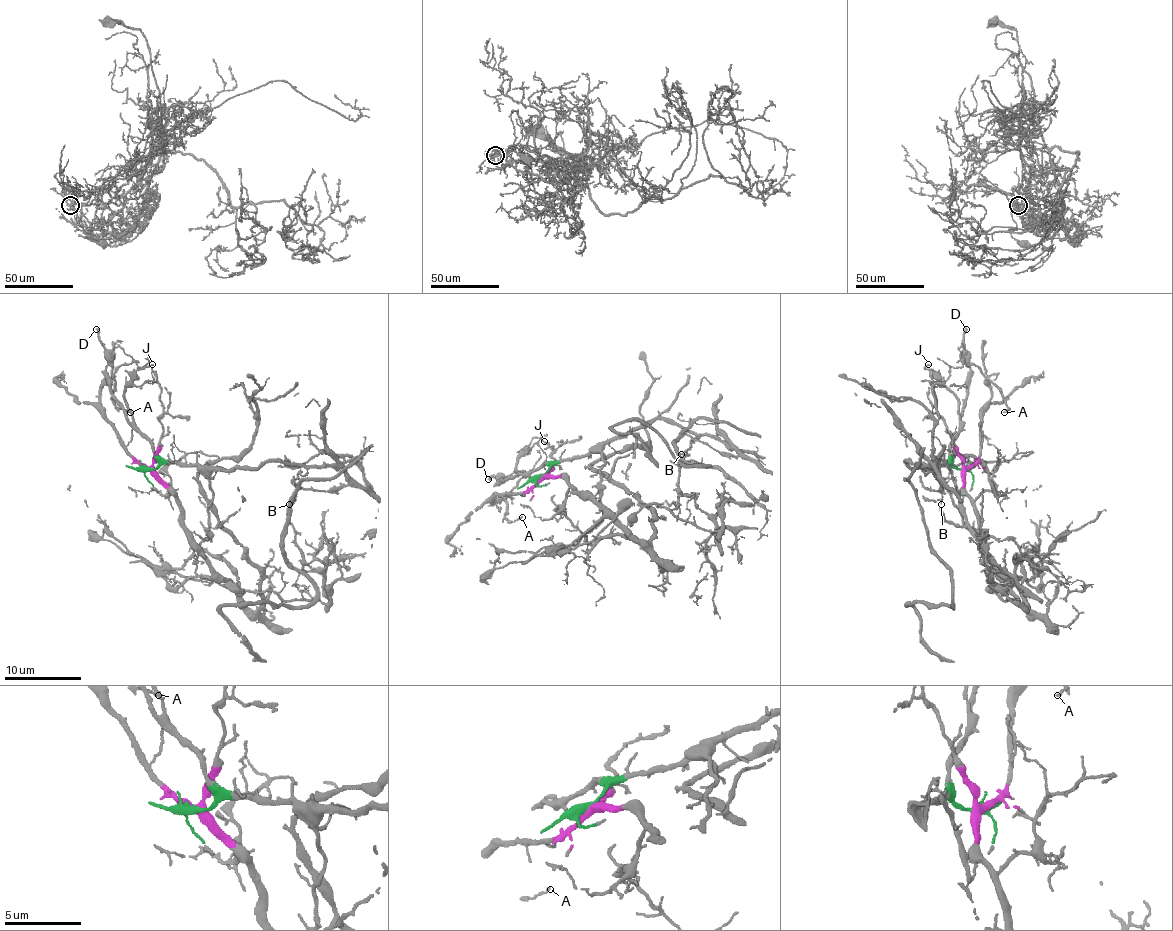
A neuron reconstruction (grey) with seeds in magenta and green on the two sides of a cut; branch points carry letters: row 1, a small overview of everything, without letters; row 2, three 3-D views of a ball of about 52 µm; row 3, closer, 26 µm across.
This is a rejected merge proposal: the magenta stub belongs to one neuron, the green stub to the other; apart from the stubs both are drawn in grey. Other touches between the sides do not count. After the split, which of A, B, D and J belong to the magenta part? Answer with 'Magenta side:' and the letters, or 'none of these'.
Magenta side: A

